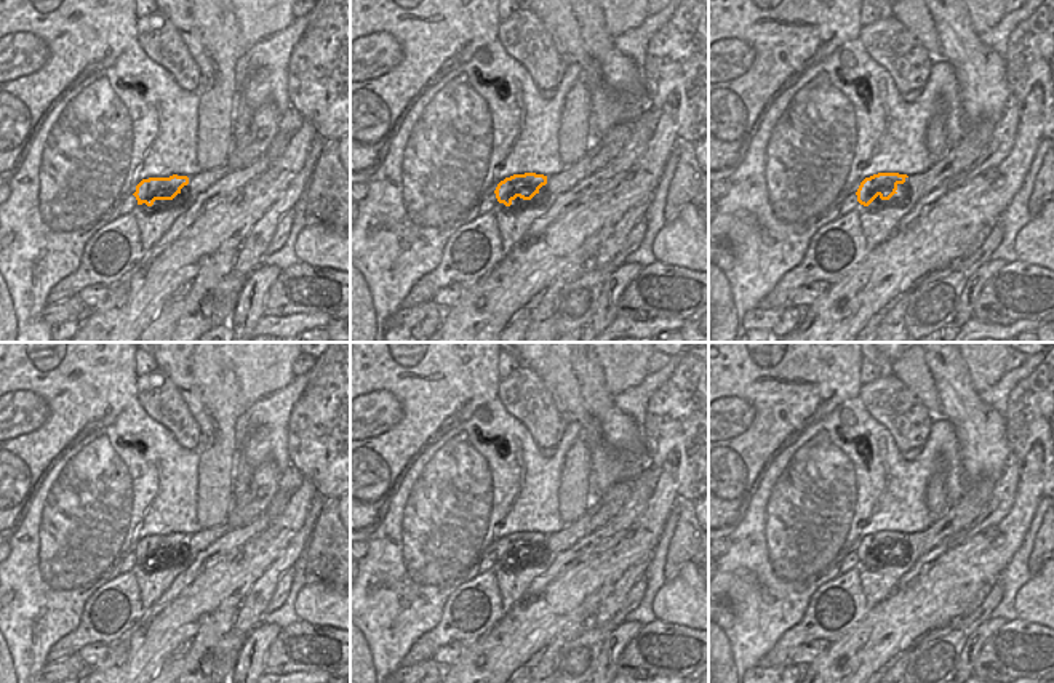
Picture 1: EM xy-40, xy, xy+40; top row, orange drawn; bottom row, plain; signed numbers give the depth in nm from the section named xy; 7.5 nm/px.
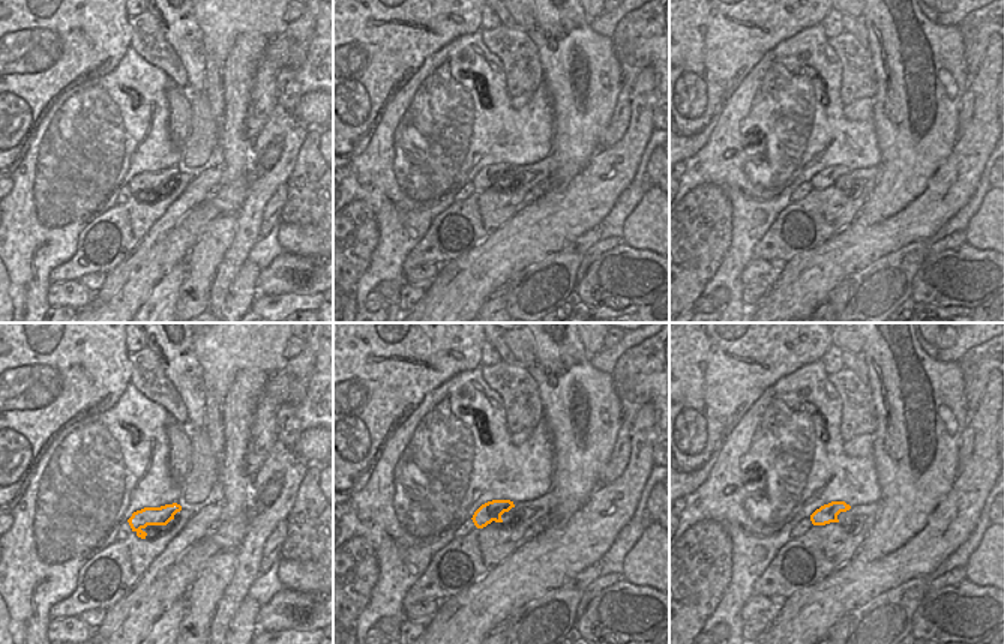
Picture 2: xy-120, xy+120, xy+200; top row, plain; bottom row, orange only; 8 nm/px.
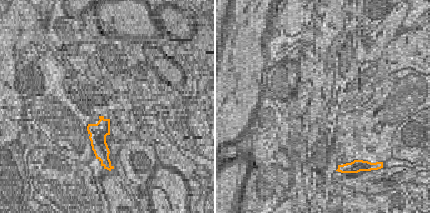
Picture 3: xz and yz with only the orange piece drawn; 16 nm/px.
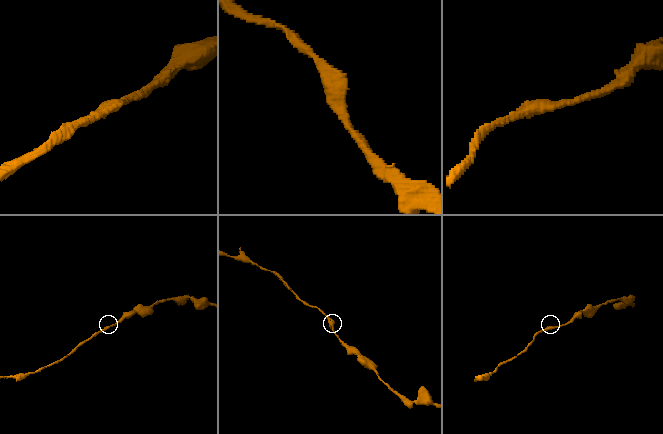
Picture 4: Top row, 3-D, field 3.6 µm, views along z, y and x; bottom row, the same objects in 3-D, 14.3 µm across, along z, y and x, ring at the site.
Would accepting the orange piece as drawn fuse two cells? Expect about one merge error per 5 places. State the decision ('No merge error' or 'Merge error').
No merge error.

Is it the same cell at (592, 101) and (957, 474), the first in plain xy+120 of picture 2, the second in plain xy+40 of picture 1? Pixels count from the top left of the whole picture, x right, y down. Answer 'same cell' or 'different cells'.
different cells

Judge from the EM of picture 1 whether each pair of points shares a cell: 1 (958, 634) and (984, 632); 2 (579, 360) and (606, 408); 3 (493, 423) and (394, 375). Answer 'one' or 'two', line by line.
1: two
2: one
3: two

